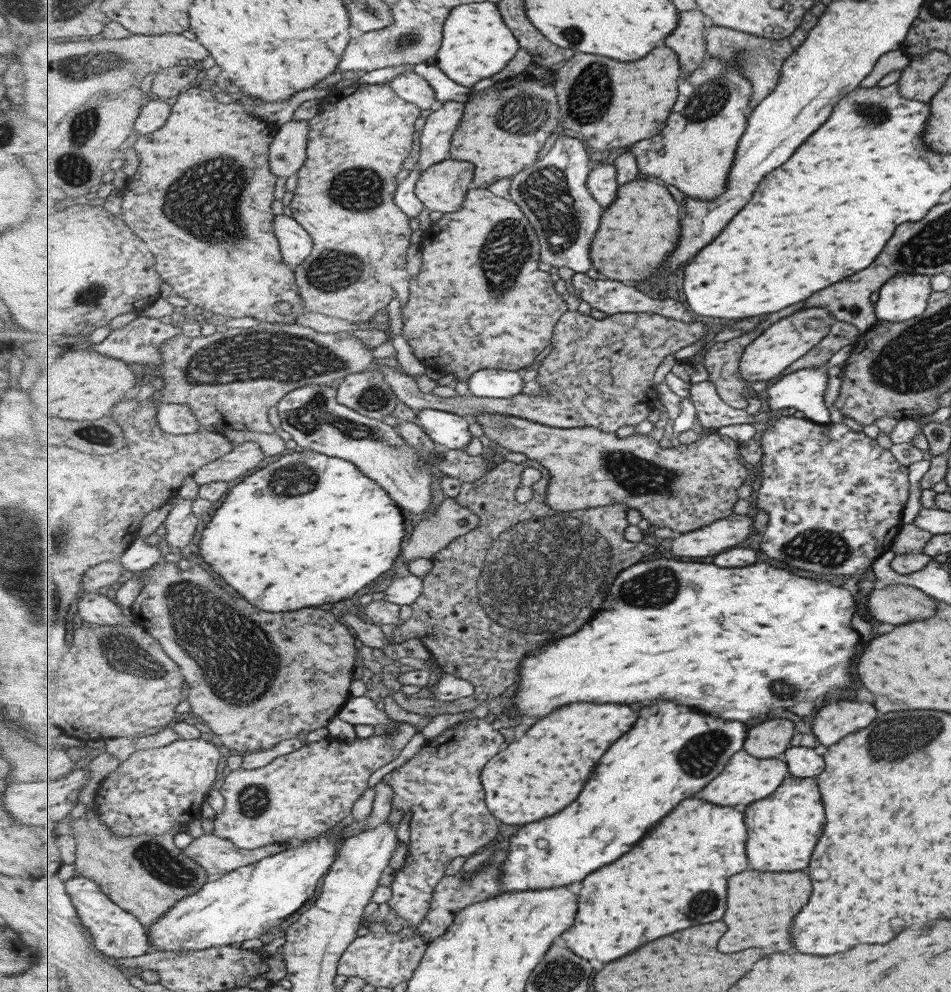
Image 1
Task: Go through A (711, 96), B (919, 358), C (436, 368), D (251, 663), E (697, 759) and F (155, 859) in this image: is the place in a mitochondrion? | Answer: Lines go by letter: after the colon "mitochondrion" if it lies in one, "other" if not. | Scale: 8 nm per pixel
A: mitochondrion
B: mitochondrion
C: other
D: mitochondrion
E: mitochondrion
F: mitochondrion

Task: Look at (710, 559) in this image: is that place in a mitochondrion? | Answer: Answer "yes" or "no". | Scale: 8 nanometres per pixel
no

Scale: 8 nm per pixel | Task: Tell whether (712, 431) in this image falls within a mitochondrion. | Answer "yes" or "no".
no

